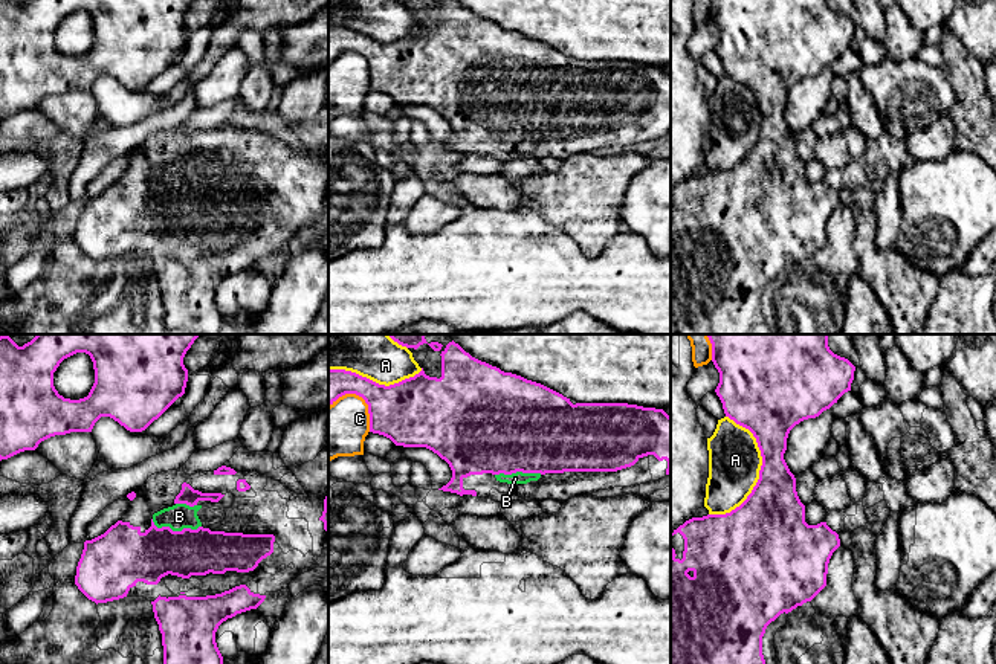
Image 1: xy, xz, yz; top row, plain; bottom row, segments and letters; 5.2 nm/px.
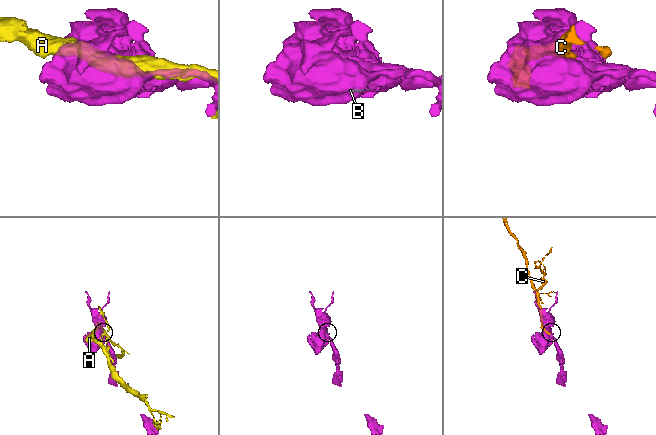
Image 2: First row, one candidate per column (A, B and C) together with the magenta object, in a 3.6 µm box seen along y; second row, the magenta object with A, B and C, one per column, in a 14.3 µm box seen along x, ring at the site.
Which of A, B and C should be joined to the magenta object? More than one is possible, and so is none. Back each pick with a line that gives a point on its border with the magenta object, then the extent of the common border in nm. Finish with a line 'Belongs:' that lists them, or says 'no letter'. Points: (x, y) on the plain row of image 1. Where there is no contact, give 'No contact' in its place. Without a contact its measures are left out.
B: Touches magenta at xy (176, 190). Shared border 260 nm
Belongs: B

